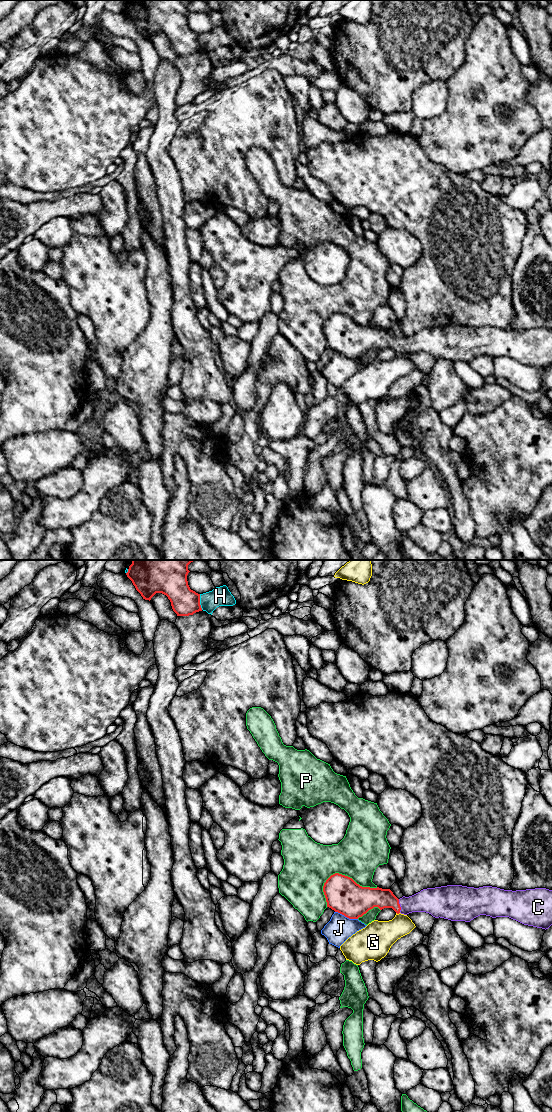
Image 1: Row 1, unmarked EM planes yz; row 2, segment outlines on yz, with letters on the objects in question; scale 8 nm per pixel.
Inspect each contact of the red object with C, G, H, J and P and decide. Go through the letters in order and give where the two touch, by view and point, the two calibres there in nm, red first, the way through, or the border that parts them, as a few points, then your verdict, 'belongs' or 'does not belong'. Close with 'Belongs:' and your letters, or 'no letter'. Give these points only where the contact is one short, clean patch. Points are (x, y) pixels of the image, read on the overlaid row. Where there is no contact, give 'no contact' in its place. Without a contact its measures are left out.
C: contact yz (399, 906); calibres 160 and 200 nm; way yz (369, 898), (385, 898), (399, 906), (429, 900); belongs
G: contact yz (398, 913); calibres 160 and 260 nm; does not belong
H: contact yz (199, 602); calibres 220 and 160 nm; does not belong
J: contact yz (346, 916); calibres 280 and 200 nm; does not belong
P: contact yz (346, 876); calibres 280 and 360 nm; does not belong
Belongs: C

